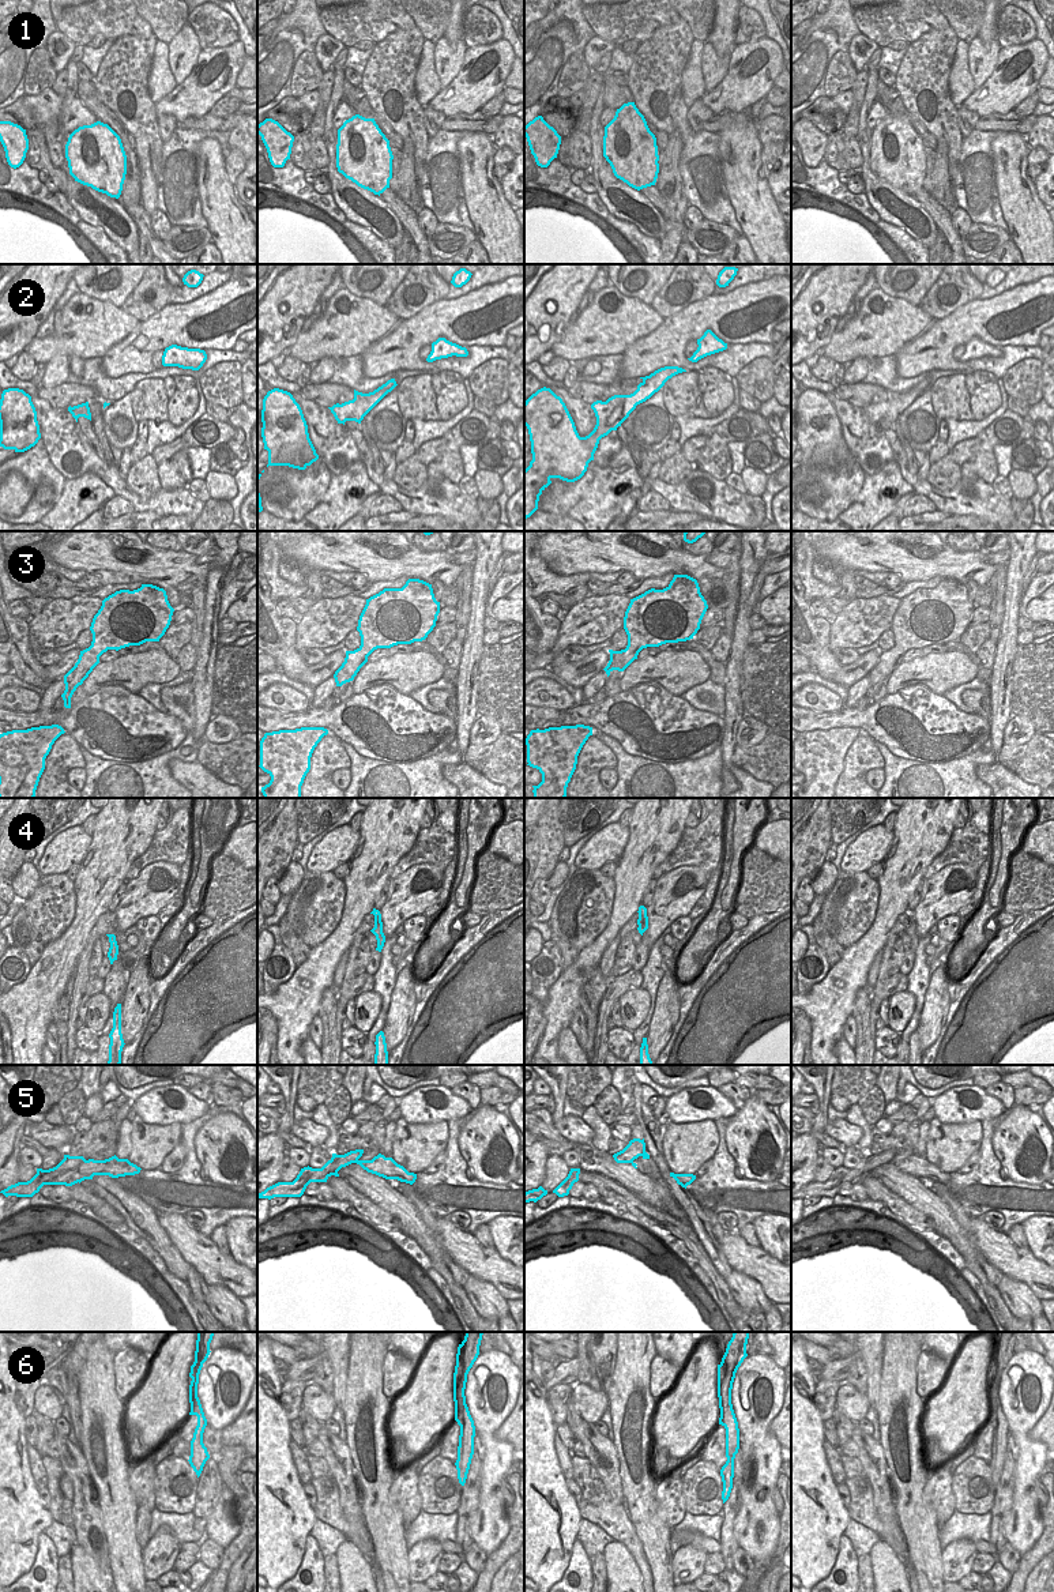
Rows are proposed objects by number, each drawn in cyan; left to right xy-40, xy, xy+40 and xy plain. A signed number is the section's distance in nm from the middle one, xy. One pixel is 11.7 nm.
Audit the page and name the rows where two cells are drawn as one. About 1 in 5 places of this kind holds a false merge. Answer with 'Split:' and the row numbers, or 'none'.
Split: 5

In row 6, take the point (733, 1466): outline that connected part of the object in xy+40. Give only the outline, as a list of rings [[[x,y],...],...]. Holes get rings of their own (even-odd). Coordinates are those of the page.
[[[734,1332],[727,1344],[722,1362],[718,1365],[718,1397],[720,1418],[719,1424],[726,1429],[726,1457],[727,1461],[720,1469],[723,1482],[722,1499],[729,1499],[733,1488],[734,1459],[739,1449],[739,1429],[731,1404],[731,1389],[735,1373],[744,1359],[748,1356],[746,1344],[749,1332]]]

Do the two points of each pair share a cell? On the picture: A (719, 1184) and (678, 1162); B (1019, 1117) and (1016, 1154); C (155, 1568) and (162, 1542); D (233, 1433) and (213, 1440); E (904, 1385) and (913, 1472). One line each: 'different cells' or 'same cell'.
A: different cells
B: same cell
C: same cell
D: same cell
E: same cell

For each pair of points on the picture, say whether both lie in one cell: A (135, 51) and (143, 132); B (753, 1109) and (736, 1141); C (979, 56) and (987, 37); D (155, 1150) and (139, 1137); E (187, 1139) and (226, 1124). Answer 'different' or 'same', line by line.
A: same
B: same
C: different
D: same
E: different

